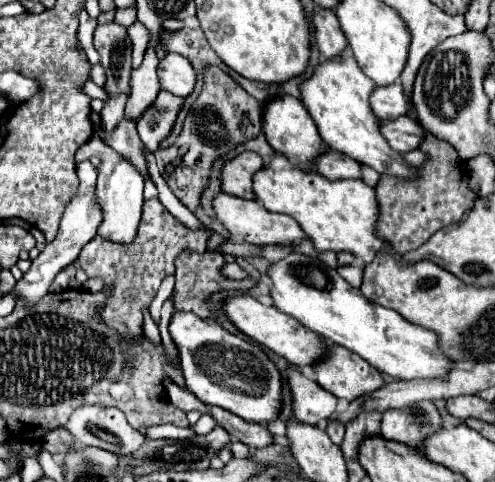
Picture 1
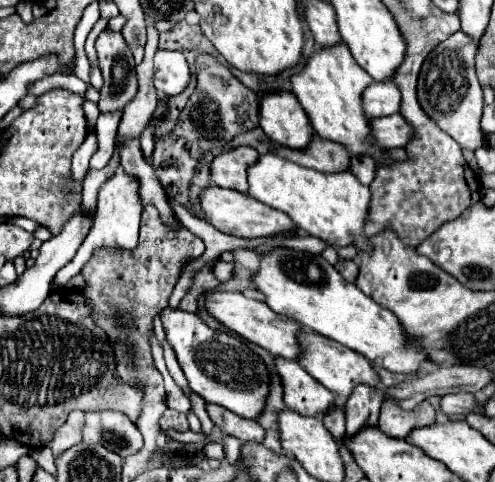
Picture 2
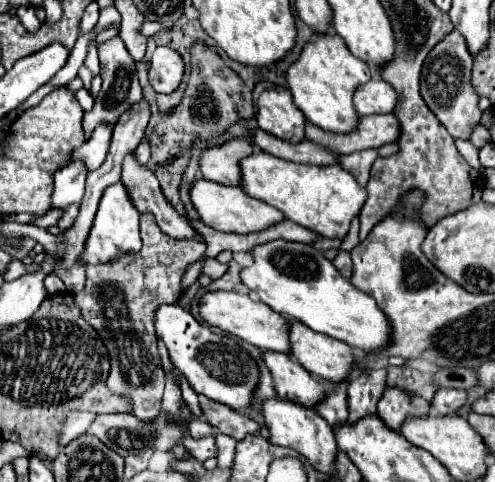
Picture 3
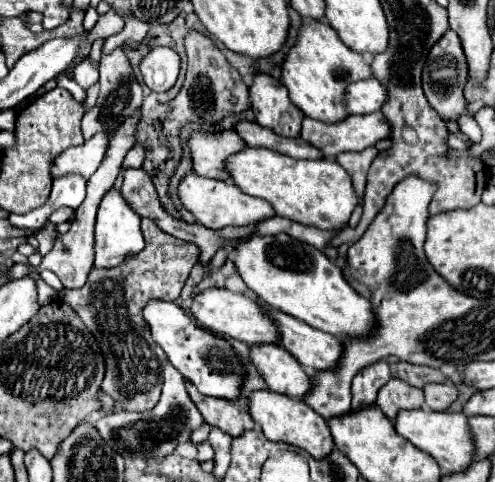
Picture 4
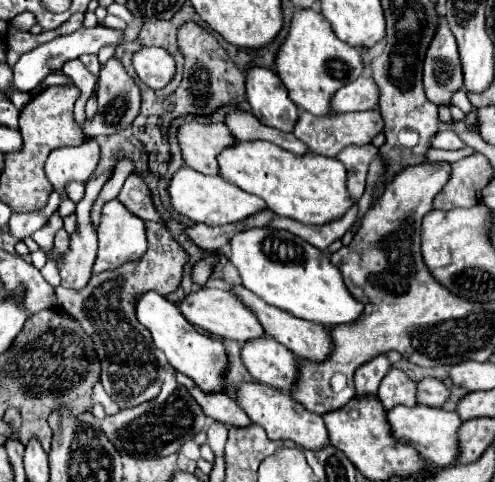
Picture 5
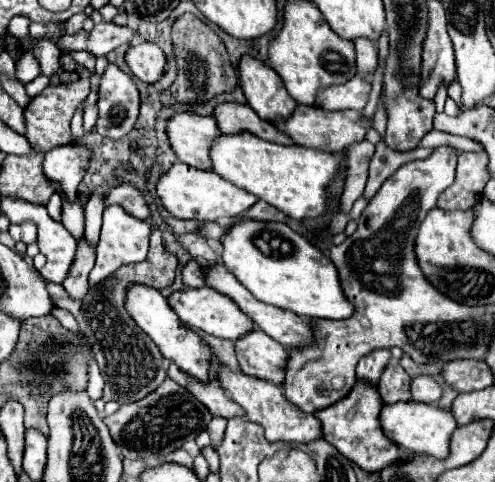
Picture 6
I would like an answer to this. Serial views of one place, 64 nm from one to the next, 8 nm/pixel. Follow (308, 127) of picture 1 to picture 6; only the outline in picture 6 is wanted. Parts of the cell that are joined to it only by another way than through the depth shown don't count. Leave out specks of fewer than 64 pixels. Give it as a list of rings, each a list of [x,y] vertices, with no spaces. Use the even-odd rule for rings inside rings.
[[[246,54],[238,62],[240,88],[252,106],[252,110],[262,118],[272,122],[278,116],[290,116],[296,108],[296,100],[288,96],[280,76],[262,60]]]

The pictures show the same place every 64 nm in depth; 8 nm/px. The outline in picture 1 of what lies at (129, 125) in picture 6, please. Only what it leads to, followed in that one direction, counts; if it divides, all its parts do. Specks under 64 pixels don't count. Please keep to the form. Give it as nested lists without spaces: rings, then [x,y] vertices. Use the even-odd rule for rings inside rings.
[[[114,22],[98,26],[94,30],[94,48],[100,54],[100,64],[106,70],[106,94],[116,98],[130,92],[132,74],[132,46],[126,36],[126,28]]]

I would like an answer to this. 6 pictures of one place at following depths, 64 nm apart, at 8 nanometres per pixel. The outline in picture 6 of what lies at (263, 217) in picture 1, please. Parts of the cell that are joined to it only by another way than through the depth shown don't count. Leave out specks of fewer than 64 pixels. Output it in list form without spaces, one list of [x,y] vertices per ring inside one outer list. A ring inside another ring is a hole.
[[[182,162],[172,164],[170,170],[160,174],[160,178],[156,182],[156,194],[158,194],[158,200],[162,202],[162,206],[174,218],[194,218],[200,222],[206,222],[206,220],[214,222],[216,218],[222,218],[222,216],[236,218],[258,200],[256,196],[248,194],[246,190],[240,190],[232,182],[226,182],[216,172],[198,170],[188,164],[182,164]]]

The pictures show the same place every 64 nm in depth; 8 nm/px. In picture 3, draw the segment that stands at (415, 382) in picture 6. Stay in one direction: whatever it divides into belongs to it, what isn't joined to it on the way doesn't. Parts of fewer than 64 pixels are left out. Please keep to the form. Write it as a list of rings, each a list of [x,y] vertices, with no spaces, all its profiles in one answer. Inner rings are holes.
[[[440,388],[436,390],[430,408],[434,414],[452,414],[456,412],[462,404],[466,402],[466,392],[464,390],[454,390],[454,388]]]

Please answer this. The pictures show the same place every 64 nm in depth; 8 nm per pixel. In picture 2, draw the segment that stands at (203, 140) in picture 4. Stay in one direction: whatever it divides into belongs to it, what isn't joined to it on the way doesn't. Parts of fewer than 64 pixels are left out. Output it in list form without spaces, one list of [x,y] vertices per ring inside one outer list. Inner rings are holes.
[[[238,146],[234,150],[218,154],[210,166],[210,178],[220,188],[234,188],[238,192],[248,190],[246,182],[246,168],[254,164],[258,152],[250,146]]]

